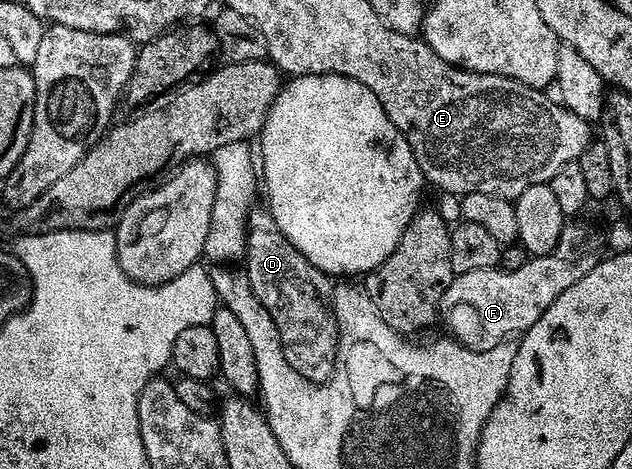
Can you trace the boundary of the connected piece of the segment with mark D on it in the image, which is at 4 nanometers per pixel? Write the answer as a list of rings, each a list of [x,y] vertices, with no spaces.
[[[264,207],[253,208],[248,214],[242,265],[254,295],[277,325],[287,362],[308,381],[327,381],[335,371],[336,345],[339,343],[339,327],[329,301],[329,274],[314,267],[306,255],[292,246]]]

